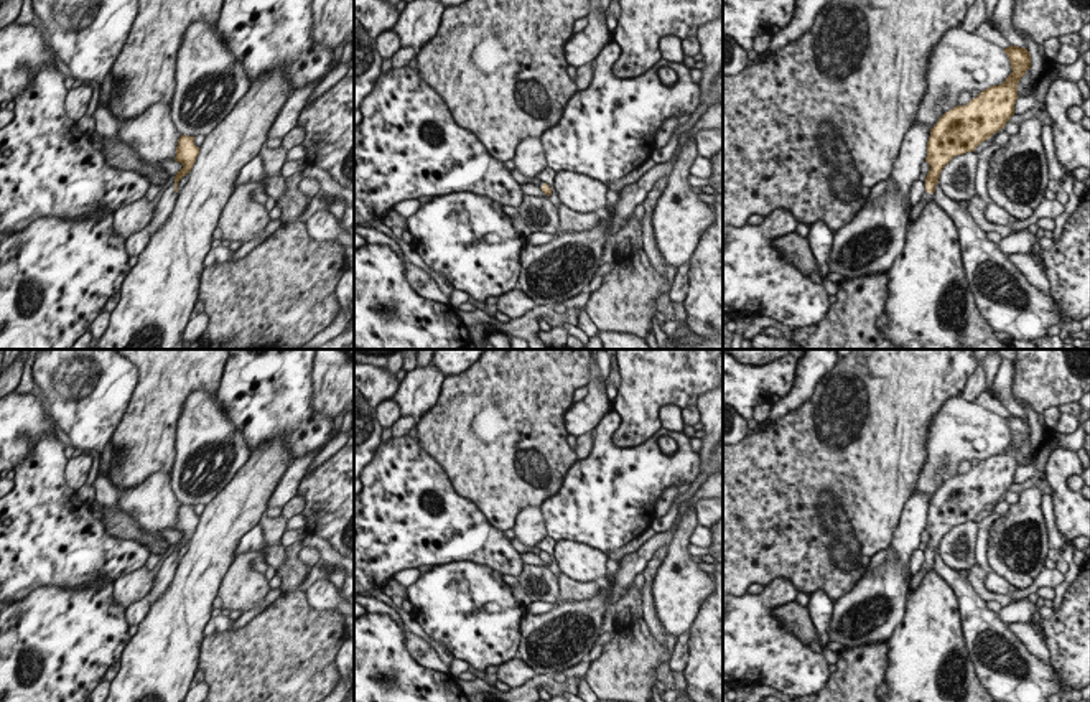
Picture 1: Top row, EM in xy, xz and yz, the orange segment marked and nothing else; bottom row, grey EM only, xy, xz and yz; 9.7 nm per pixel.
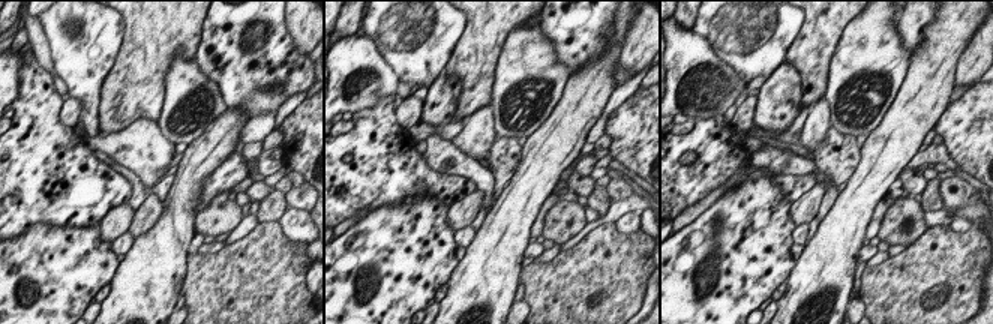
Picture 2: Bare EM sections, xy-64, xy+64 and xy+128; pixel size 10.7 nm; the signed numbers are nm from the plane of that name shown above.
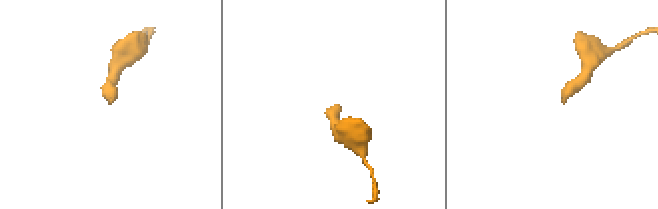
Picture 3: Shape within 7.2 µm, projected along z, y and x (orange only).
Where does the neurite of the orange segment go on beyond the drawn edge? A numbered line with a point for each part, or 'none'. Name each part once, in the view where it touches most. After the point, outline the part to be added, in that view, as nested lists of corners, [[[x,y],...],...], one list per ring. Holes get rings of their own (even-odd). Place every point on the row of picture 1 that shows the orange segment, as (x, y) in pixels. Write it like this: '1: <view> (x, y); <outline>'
1: xy (167, 201); [[[175,181],[163,191],[160,196],[158,206],[153,209],[153,218],[147,229],[150,234],[156,232],[160,227],[163,227],[168,216],[173,213],[175,203],[178,198],[178,191],[175,190]]]

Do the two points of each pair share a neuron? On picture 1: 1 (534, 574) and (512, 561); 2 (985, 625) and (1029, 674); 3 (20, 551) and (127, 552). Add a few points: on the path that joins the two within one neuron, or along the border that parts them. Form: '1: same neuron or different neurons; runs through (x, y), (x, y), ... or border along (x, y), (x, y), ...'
1: different neurons; border along (524, 564), (517, 577)
2: same neuron; runs through (992, 636), (1018, 663)
3: same neuron; runs through (46, 551), (101, 552)

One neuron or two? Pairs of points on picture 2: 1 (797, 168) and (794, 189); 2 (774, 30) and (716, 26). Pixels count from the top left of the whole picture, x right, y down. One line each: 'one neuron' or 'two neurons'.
1: two neurons
2: one neuron

